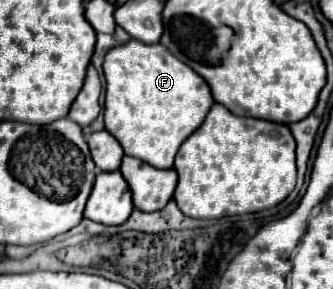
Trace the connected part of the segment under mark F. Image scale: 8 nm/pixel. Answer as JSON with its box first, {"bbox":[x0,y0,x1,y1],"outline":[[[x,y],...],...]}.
{"bbox":[103,39,215,169],"outline":[[[135,39],[113,47],[105,55],[103,71],[107,79],[105,129],[121,143],[125,155],[159,169],[173,167],[177,149],[205,121],[215,103],[207,81],[161,43],[143,45]]]}

